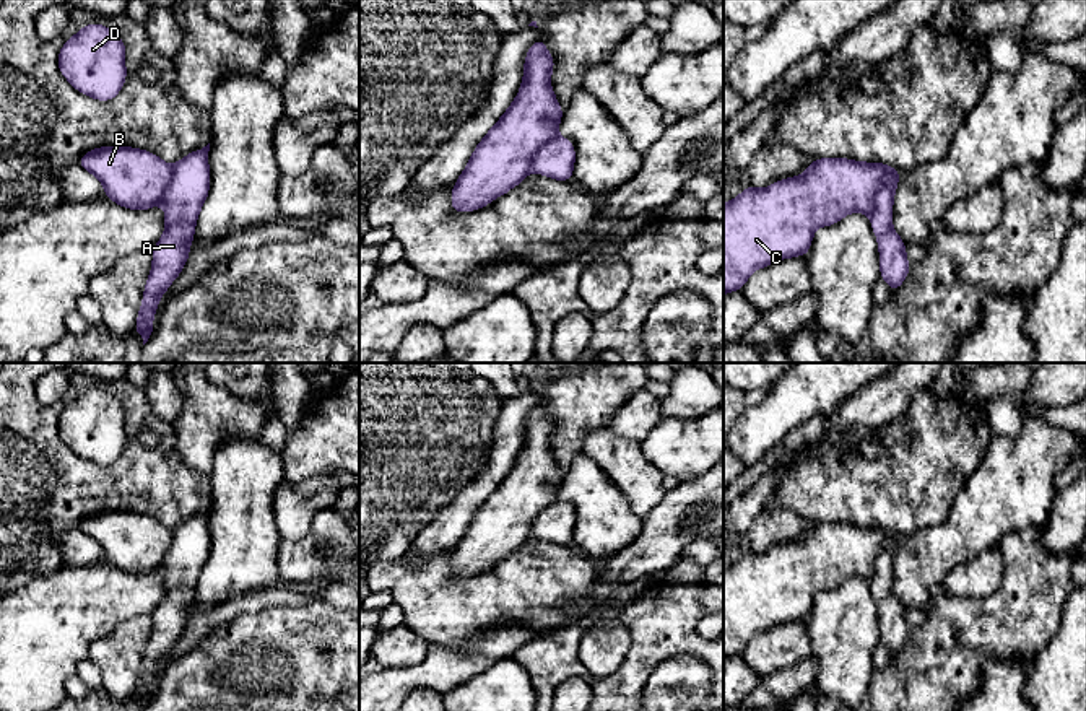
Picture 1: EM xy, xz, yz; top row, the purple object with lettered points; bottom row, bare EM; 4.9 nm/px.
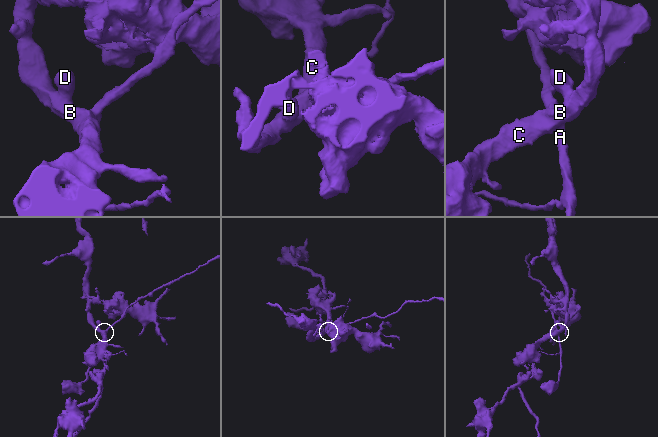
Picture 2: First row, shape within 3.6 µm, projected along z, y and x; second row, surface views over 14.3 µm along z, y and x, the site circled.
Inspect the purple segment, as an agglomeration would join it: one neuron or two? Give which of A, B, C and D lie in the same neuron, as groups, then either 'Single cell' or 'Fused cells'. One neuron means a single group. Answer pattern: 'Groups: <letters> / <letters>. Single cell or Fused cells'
Groups: A / B C D. Fused cells

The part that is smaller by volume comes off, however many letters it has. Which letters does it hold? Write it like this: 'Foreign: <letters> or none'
Foreign: A

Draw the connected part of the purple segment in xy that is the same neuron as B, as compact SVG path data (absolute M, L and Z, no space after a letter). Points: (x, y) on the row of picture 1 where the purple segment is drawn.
M133 146L94 148L78 164L102 182L106 197L128 210L158 205L172 179L172 166Z

